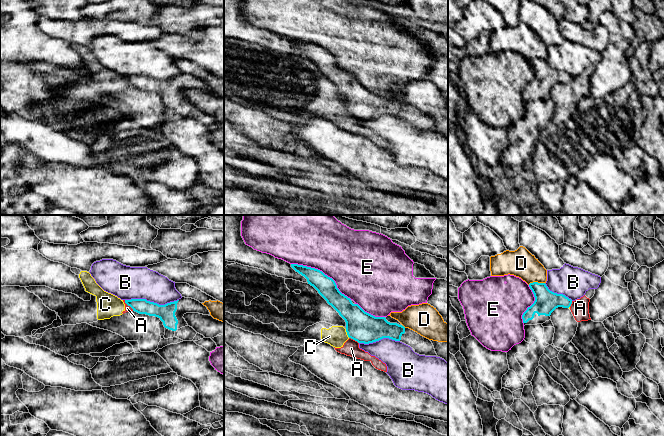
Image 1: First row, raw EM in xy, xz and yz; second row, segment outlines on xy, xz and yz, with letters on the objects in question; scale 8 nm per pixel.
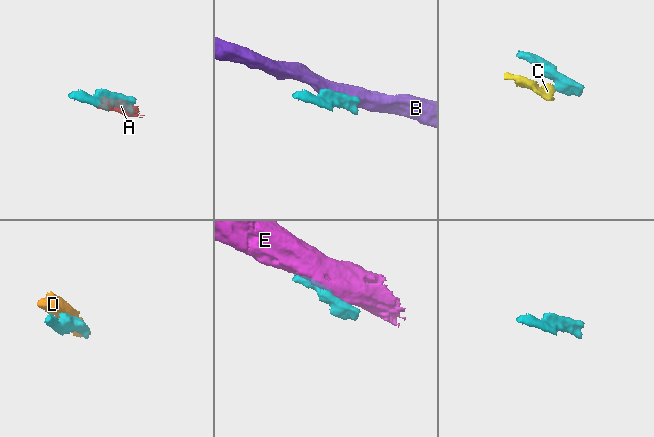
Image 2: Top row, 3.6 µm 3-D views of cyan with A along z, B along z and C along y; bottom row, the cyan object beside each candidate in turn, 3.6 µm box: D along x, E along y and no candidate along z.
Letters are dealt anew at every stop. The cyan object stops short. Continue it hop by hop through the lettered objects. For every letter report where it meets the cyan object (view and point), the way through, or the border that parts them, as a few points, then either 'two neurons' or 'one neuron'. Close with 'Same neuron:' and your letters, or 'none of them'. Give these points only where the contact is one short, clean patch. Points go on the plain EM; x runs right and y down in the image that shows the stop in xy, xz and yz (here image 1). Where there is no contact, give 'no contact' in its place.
A: meets cyan in xz at (354, 115); border along xz (349, 113), (358, 119); two neurons
B: meets cyan in xy at (152, 78); two neurons
C: meets cyan in xz at (347, 109); border along xz (345, 105), (349, 113); two neurons
D: meets cyan in yz at (536, 58); two neurons
E: meets cyan in xz at (322, 48); two neurons
Same neuron: none of them

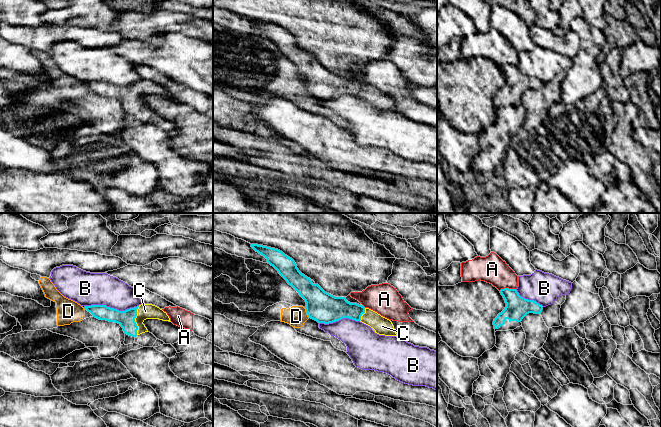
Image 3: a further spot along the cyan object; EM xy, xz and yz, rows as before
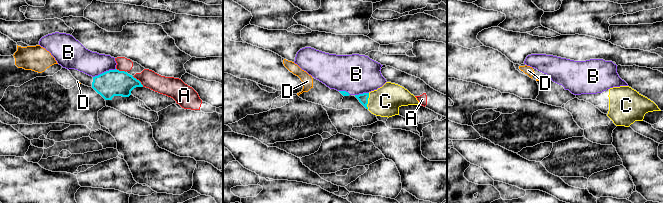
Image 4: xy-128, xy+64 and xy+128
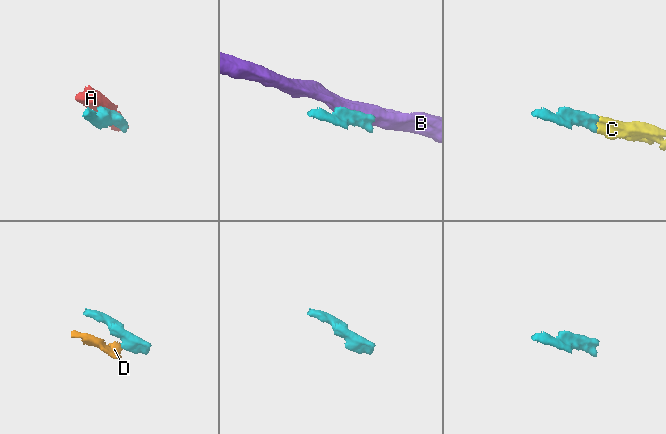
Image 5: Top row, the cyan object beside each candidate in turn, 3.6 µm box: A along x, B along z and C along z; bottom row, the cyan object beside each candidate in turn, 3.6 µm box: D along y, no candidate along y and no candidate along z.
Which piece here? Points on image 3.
A: meets cyan in yz at (507, 64); two neurons
B: meets cyan in xy at (112, 84); two neurons
C: meets cyan in xy at (134, 96); runs through xy (126, 95), (134, 96), (145, 87); one neuron
D: meets cyan in xz at (307, 89); border along xz (305, 85), (309, 93); two neurons
Same neuron: C

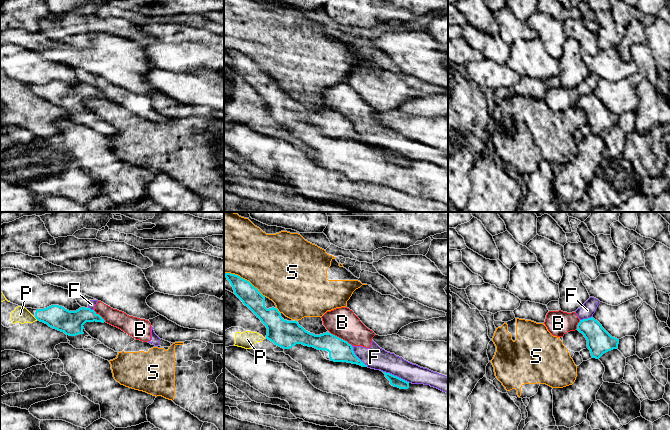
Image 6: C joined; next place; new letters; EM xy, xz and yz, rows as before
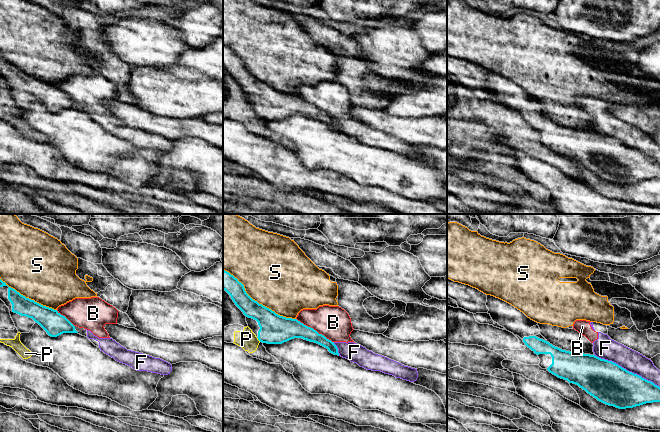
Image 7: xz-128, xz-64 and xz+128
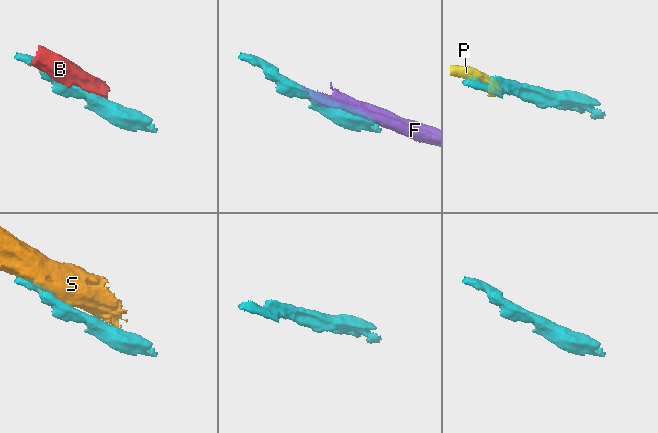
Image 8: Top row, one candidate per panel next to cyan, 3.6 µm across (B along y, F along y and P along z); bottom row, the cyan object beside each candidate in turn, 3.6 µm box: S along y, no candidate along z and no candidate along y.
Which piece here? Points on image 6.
B: meets cyan in xz at (340, 114); two neurons
F: meets cyan in xz at (395, 152); two neurons
P: meets cyan in xy at (36, 94); border along xy (34, 93), (37, 95); two neurons
S: meets cyan in xz at (244, 55); two neurons
Same neuron: none of them

